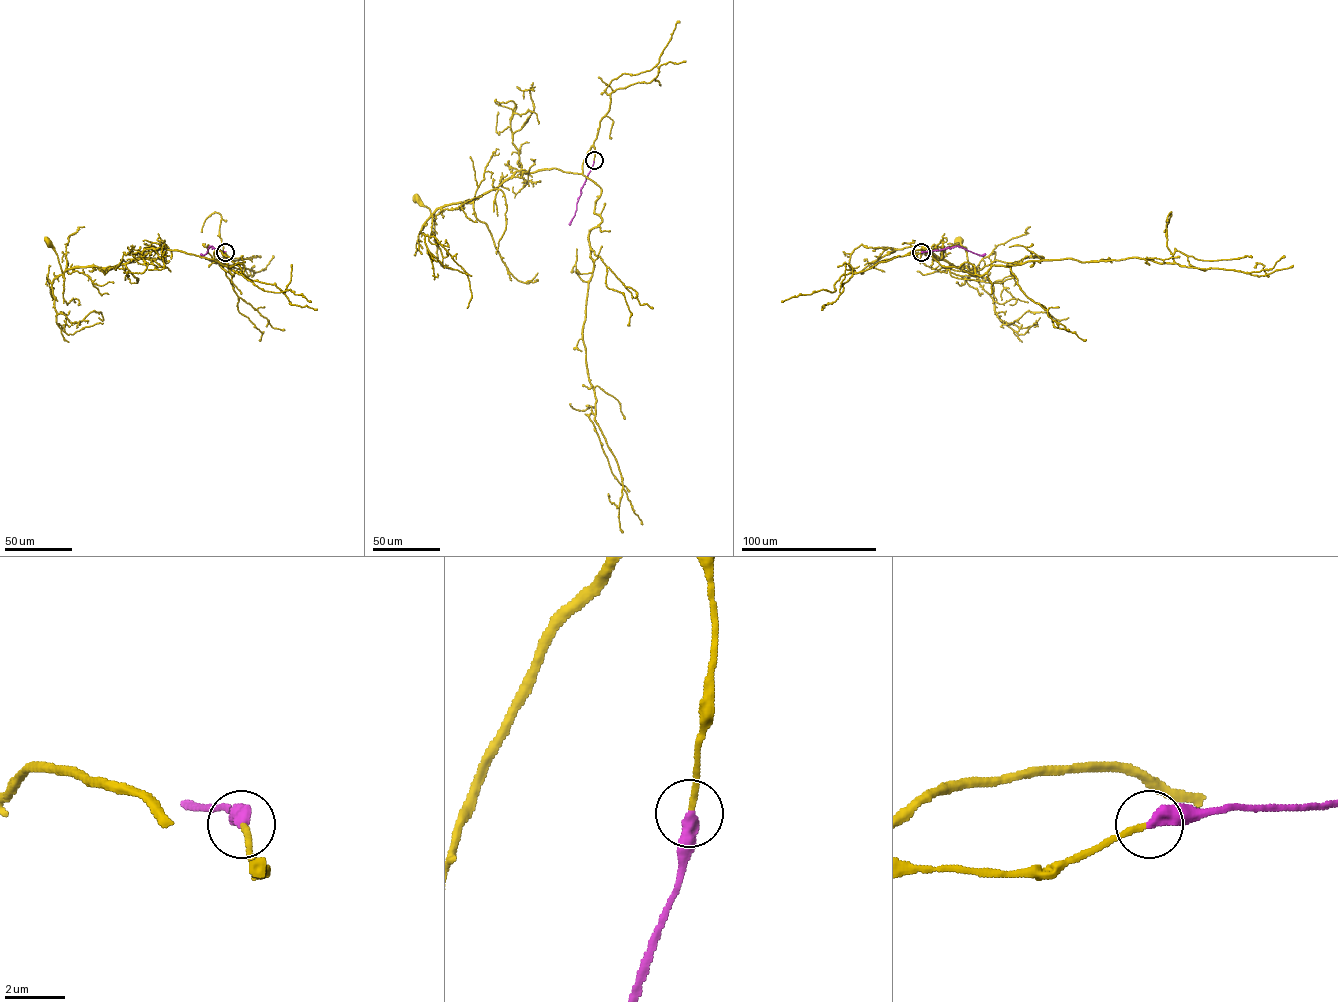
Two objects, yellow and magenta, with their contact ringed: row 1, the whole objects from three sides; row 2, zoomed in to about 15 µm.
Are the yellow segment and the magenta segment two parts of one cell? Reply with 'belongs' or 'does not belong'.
belongs

